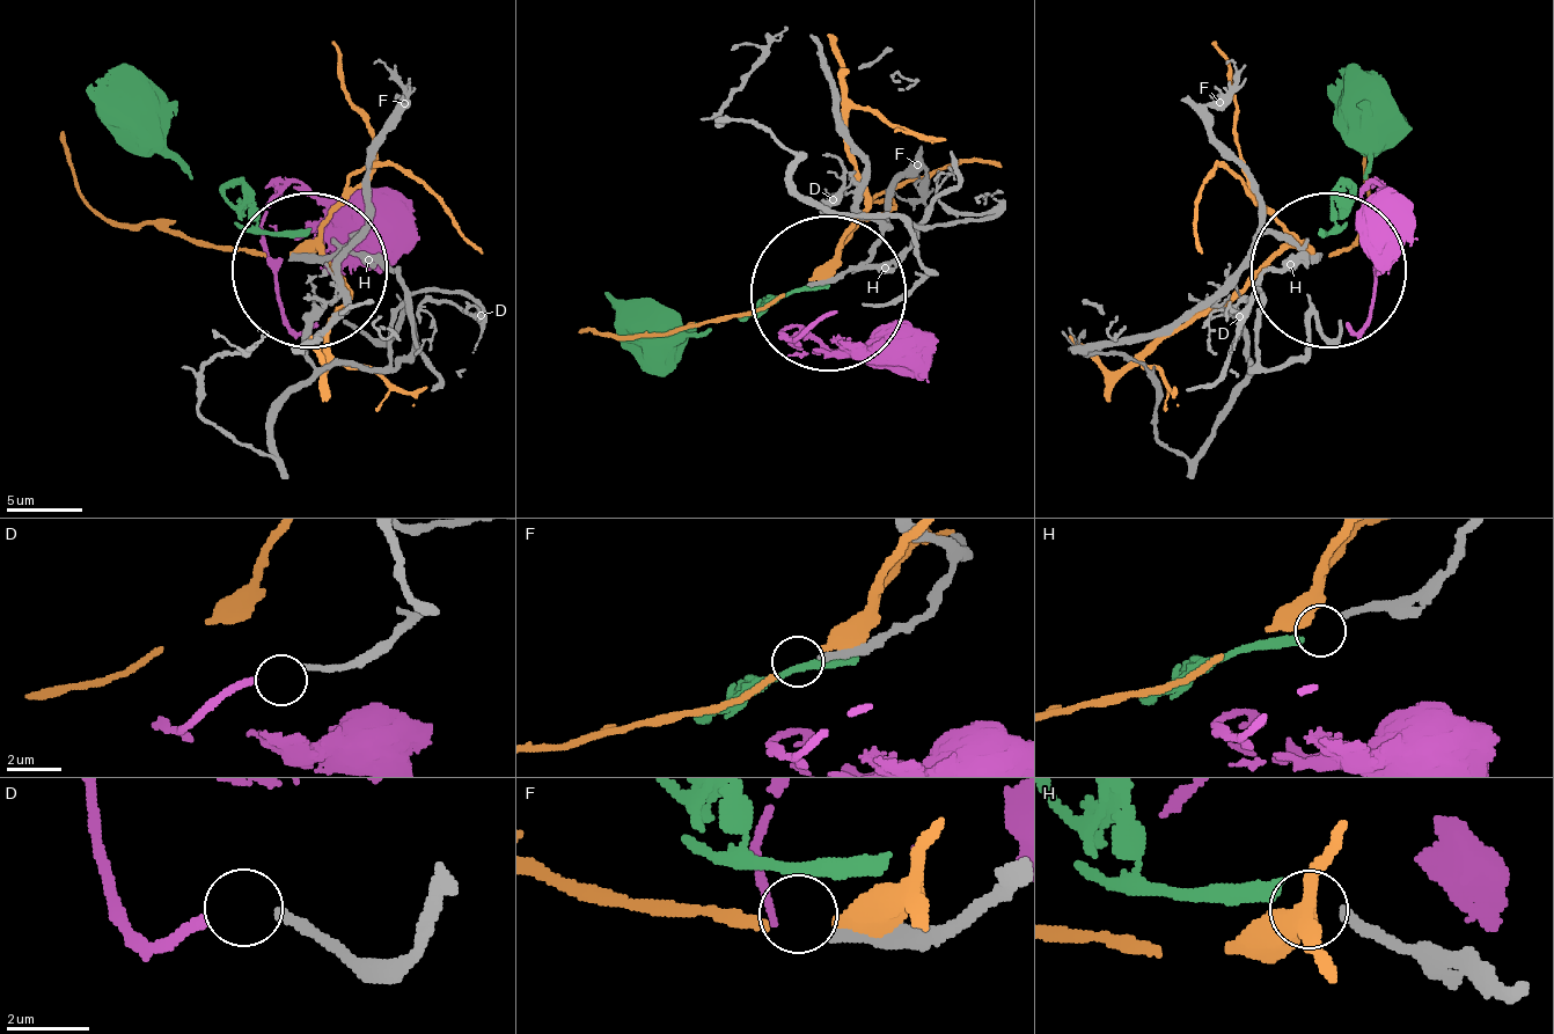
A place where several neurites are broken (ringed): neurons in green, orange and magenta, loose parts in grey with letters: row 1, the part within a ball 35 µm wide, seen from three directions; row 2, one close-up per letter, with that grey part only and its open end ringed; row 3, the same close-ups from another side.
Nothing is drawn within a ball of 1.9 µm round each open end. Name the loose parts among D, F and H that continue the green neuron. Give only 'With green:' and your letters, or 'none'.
With green: H

